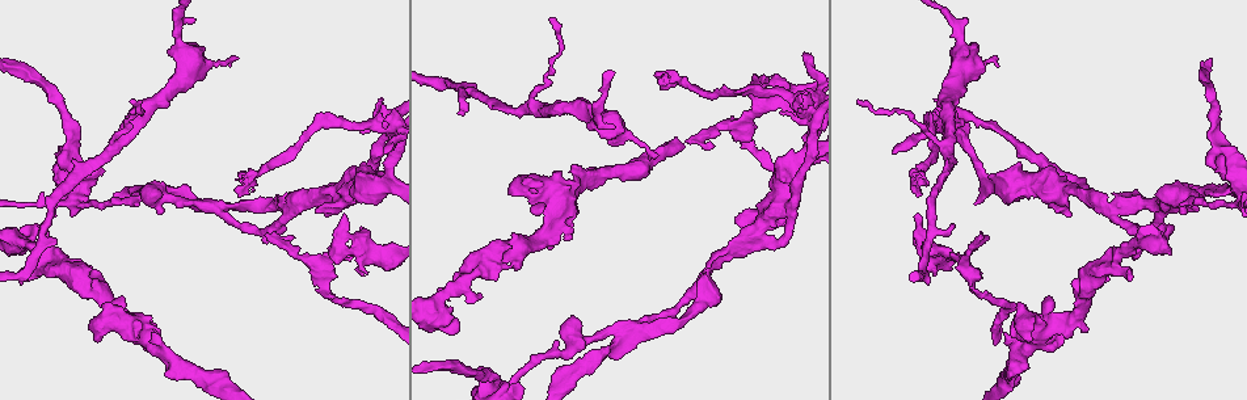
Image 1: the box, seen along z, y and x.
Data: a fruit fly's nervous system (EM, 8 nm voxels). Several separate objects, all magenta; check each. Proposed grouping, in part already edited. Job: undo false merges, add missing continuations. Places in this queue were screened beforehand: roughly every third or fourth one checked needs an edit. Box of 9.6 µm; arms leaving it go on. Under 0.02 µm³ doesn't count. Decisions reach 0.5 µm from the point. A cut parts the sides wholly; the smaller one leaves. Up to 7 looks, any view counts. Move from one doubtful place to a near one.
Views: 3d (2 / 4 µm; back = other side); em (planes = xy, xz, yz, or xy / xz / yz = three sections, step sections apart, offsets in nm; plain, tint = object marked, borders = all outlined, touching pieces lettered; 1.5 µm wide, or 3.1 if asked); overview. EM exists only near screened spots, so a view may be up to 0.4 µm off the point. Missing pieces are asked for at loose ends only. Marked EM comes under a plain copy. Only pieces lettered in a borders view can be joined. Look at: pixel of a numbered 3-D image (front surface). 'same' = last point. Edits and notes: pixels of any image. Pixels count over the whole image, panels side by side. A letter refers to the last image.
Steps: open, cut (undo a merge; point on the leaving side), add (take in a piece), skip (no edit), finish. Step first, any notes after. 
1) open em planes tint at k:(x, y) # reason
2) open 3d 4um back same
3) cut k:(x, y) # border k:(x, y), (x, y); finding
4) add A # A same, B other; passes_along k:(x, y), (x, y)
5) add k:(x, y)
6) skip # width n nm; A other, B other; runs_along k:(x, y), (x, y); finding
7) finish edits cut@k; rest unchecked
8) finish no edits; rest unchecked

open 3d 4um back at 1:(1044, 175) # looks like a crossing

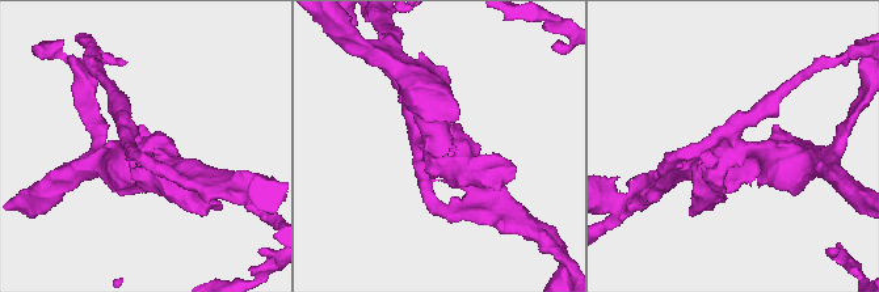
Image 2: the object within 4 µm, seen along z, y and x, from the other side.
open em planes borders at 2:(147, 146) # shape alone is not enough

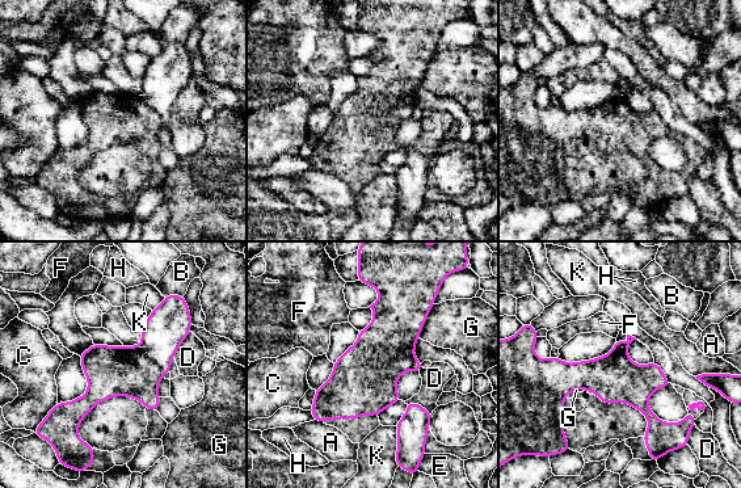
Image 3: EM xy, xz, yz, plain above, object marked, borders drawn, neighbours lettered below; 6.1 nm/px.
cut 3:(169, 324) # A other, B other, C other, D other, E other, F other, G other, H other, K other; border 3:(138, 348), (163, 373); two neurons meet here

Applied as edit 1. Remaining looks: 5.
open em planes borders at 1:(860, 100) # tapers out

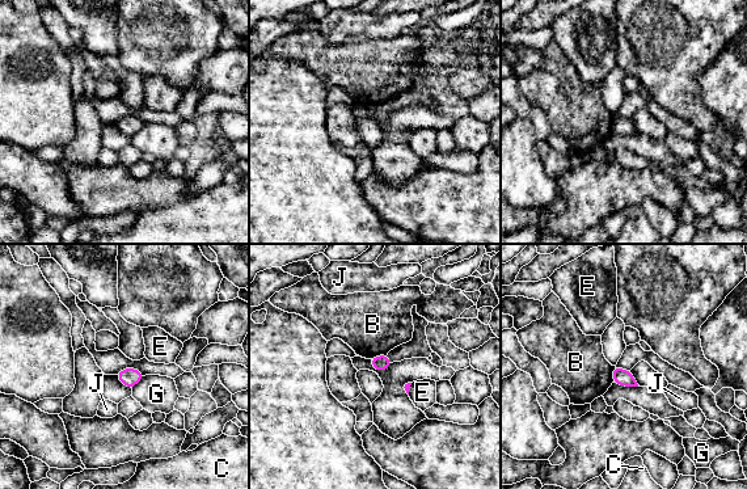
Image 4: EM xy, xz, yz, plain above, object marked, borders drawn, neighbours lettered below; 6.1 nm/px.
skip # longest_contact G 130 nm; B other, C other, E other, G other, J other; none of them fits

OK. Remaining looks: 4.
open 3d 2um at 1:(334, 229) # closes a loop

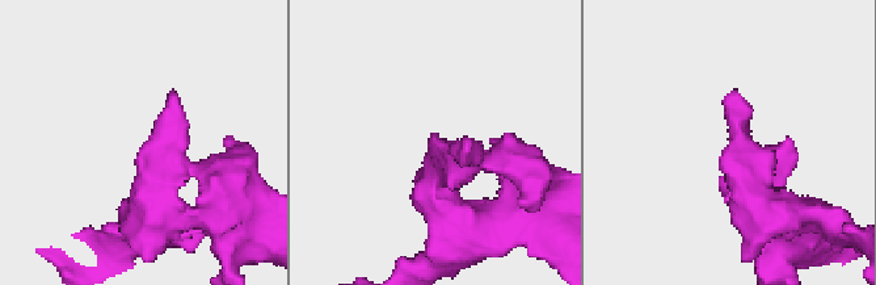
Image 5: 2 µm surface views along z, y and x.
open em xy step 4 borders at 5:(439, 146)

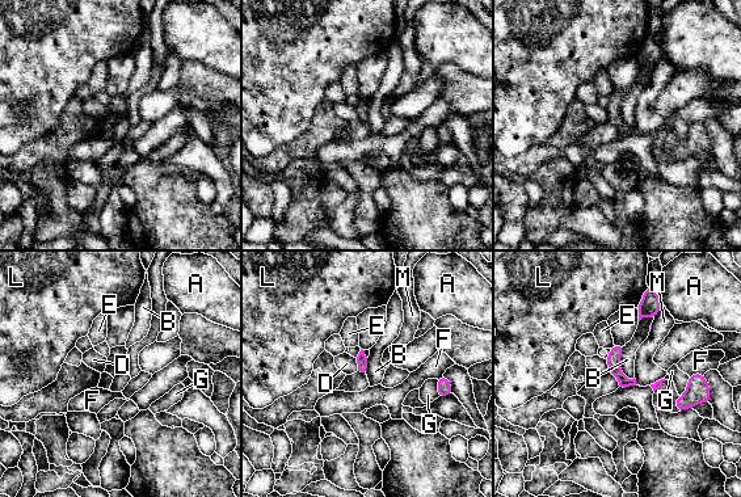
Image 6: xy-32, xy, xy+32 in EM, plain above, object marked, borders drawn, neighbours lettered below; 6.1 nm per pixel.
skip # A other, B other, D other, E other, F other, G other, L other, M other; border 6:(626, 345), (619, 367), (632, 379); all the same neuron

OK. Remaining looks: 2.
finish edits cut@3; rest unchecked

